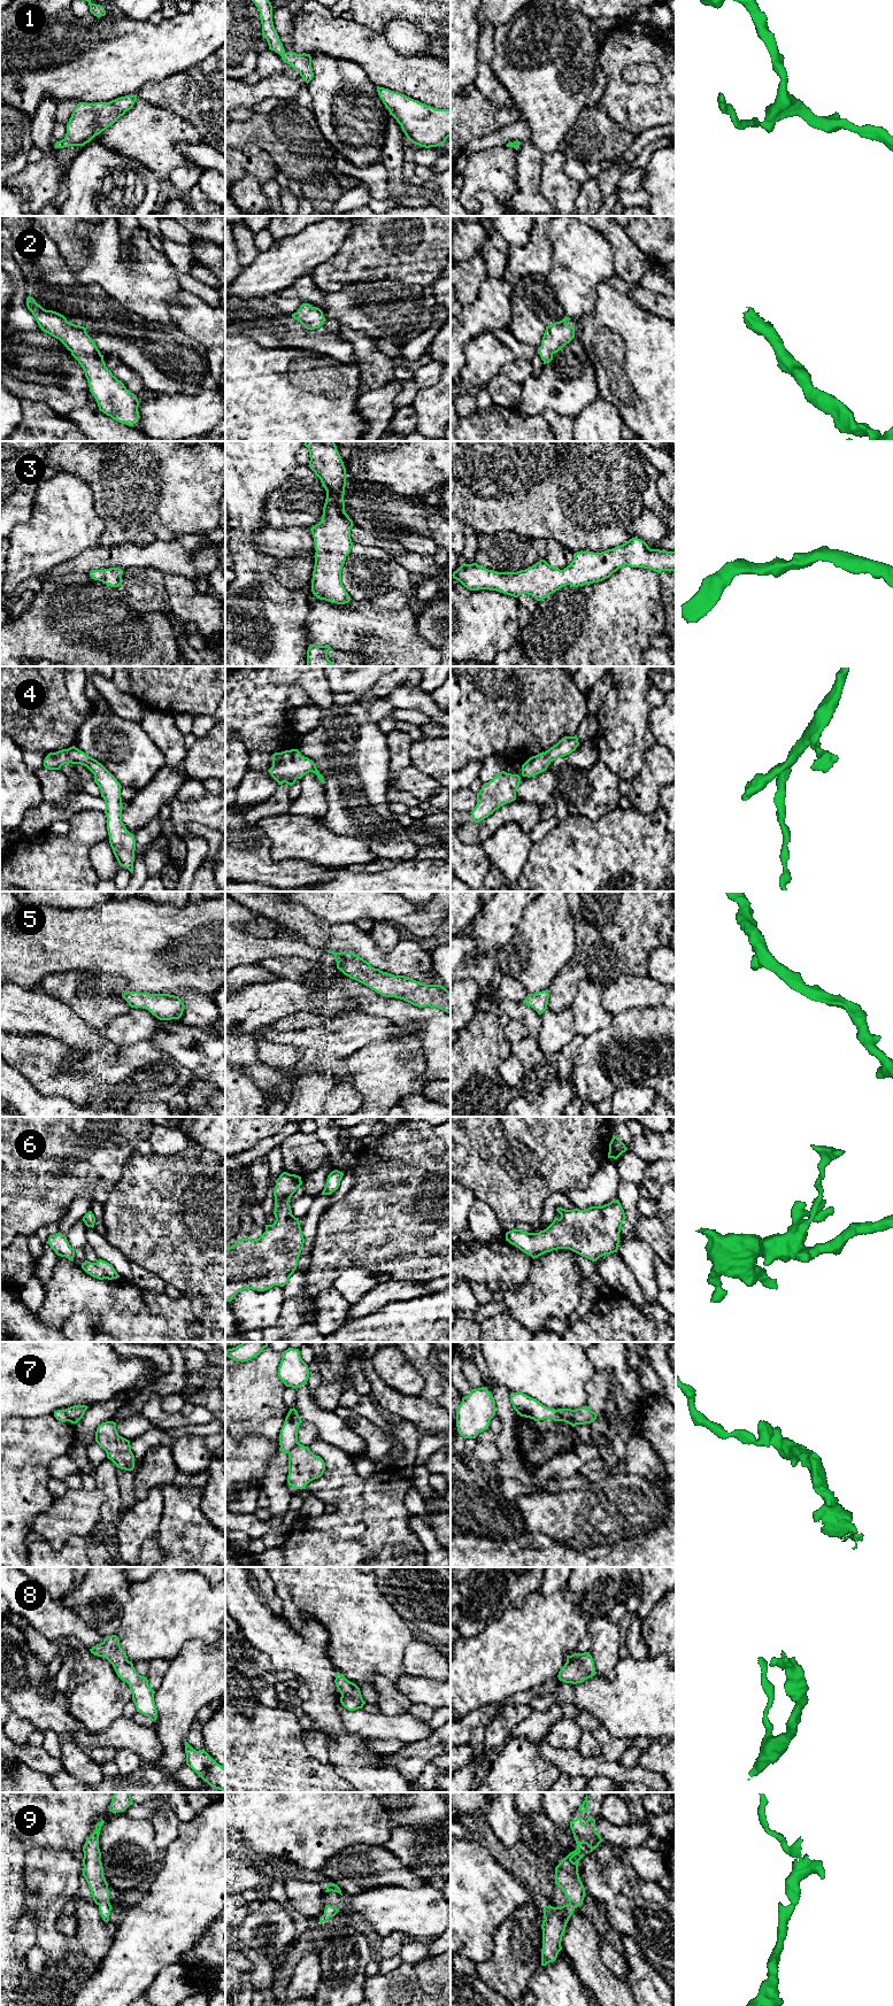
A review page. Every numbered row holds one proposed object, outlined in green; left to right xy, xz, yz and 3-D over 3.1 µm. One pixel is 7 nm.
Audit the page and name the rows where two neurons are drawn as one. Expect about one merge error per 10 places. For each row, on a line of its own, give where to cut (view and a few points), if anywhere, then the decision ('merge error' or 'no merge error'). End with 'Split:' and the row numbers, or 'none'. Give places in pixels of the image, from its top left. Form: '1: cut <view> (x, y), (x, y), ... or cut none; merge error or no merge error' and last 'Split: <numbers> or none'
1: cut none; no merge error
2: cut none; no merge error
3: cut none; no merge error
4: cut none; no merge error
5: cut none; no merge error
6: cut none; no merge error
7: cut xy (63, 1410), (68, 1420); merge error
8: cut none; no merge error
9: cut none; no merge error
Split: 7

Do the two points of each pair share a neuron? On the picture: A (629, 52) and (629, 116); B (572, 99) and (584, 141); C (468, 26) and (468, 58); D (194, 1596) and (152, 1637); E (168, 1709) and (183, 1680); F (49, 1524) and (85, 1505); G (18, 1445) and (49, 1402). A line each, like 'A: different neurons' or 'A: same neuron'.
A: same neuron
B: different neurons
C: same neuron
D: same neuron
E: same neuron
F: same neuron
G: different neurons

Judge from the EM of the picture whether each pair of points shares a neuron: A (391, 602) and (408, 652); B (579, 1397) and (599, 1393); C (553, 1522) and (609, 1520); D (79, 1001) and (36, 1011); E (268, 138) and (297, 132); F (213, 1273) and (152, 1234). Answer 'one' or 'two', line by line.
A: two
B: two
C: one
D: two
E: one
F: one

